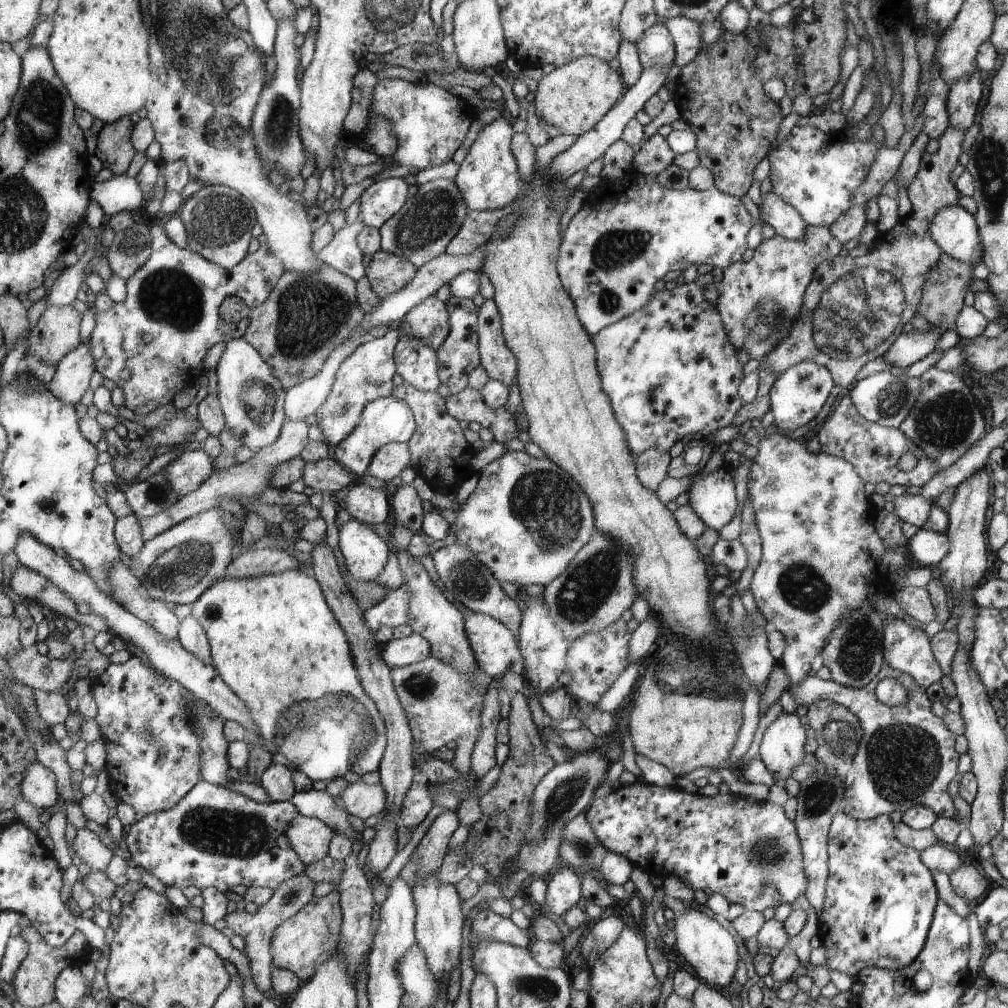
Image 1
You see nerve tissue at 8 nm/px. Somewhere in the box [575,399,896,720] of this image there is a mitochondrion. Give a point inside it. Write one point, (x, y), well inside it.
(858, 646)

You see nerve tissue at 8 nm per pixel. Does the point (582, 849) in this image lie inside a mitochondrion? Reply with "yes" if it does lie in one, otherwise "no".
yes

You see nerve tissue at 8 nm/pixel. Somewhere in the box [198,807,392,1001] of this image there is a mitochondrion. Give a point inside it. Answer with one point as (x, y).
(293, 892)

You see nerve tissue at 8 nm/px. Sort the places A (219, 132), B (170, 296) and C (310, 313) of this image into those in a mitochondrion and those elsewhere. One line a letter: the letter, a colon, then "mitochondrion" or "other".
A: mitochondrion
B: mitochondrion
C: mitochondrion

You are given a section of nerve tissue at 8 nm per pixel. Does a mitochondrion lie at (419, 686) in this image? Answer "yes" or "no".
yes

